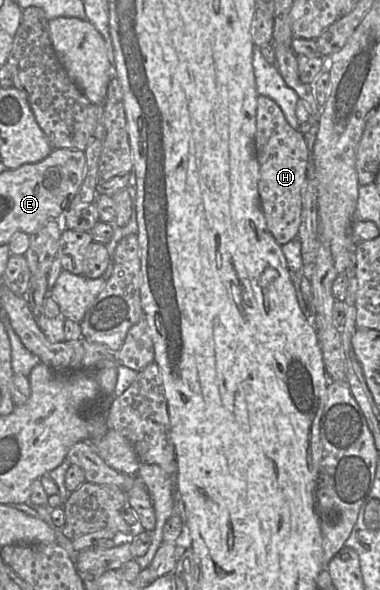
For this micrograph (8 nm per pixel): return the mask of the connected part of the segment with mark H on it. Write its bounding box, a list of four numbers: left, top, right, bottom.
[254,94,309,246]

